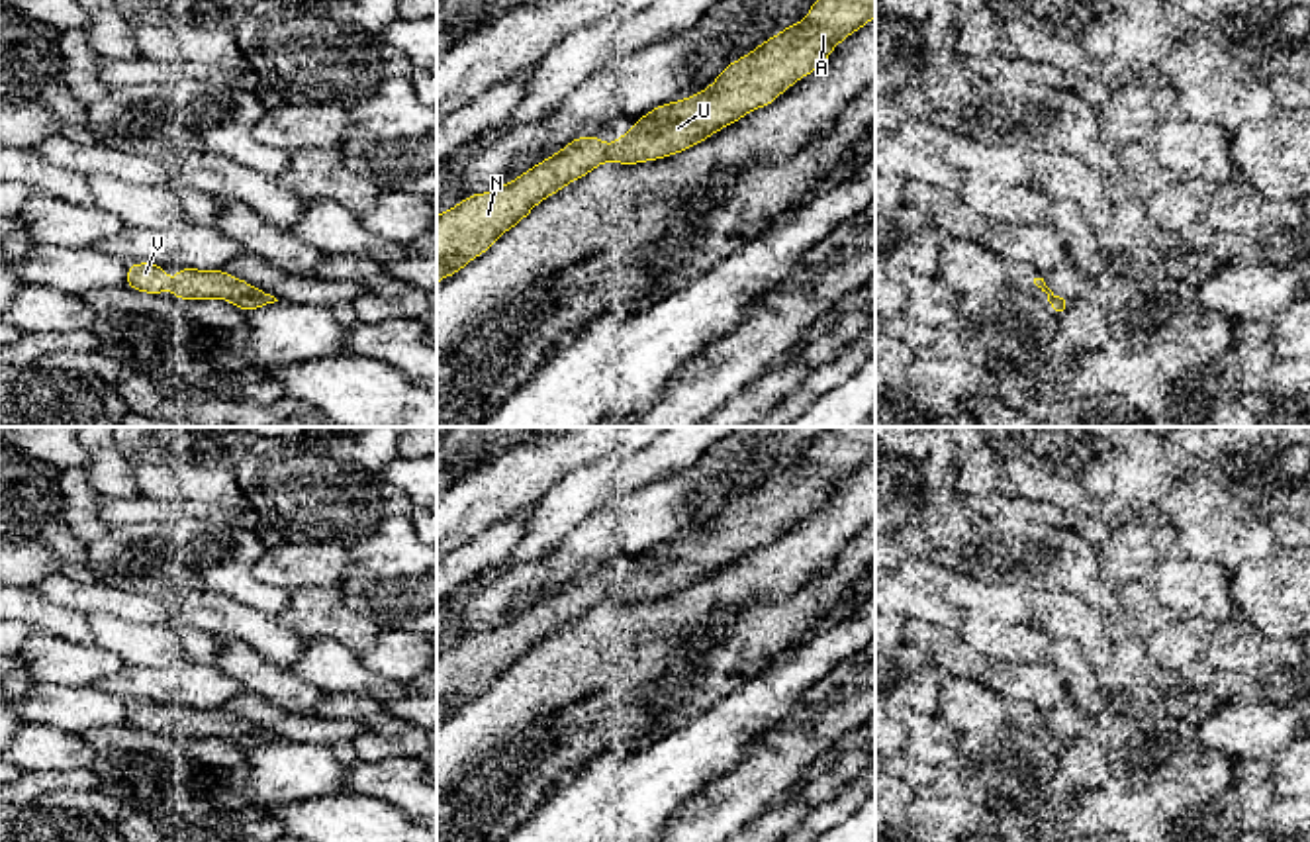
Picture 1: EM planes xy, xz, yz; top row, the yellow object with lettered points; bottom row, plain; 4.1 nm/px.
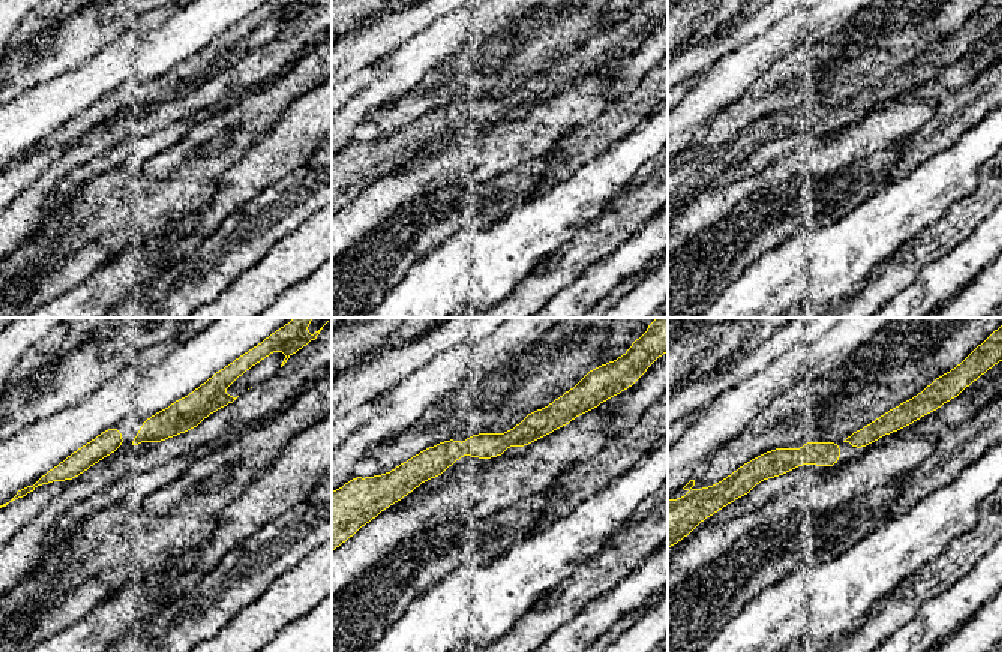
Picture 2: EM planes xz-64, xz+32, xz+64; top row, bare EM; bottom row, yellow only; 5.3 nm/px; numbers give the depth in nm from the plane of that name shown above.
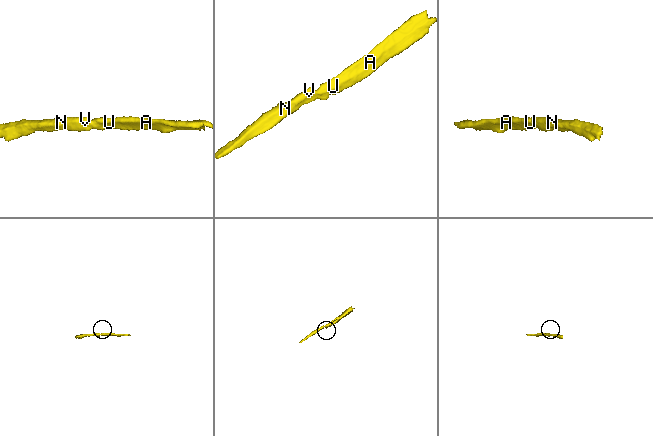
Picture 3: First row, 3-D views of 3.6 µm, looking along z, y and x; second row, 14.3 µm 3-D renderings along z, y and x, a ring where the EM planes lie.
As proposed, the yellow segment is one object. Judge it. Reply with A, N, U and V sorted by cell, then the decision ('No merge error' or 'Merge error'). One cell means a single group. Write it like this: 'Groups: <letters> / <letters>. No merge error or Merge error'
Groups: A N U V. No merge error

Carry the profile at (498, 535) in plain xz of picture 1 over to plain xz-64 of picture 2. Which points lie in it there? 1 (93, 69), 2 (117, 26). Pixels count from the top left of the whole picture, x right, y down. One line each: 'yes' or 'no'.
1: no
2: yes

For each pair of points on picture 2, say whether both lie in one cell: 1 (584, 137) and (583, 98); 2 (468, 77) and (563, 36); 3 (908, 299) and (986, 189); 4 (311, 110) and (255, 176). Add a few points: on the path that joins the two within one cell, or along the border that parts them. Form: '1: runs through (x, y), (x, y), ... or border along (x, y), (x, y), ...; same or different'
1: border along (610, 99), (598, 116), (574, 126), (554, 143); different
2: runs through (492, 81), (509, 78), (539, 48); same
3: border along (964, 240), (947, 254), (931, 261), (910, 285); different
4: runs through (303, 126), (270, 159); same

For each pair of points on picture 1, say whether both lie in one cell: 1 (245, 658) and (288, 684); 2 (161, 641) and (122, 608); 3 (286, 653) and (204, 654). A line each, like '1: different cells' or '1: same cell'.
1: same cell
2: different cells
3: different cells

